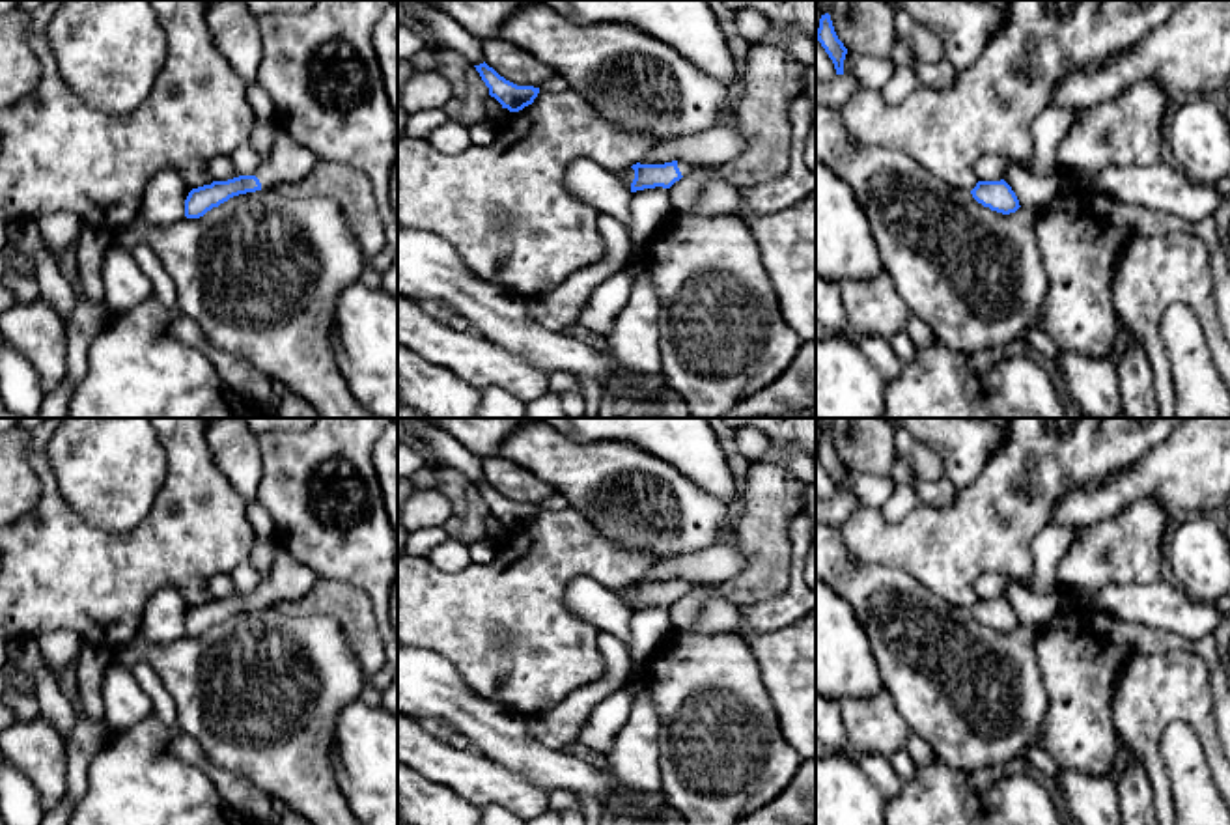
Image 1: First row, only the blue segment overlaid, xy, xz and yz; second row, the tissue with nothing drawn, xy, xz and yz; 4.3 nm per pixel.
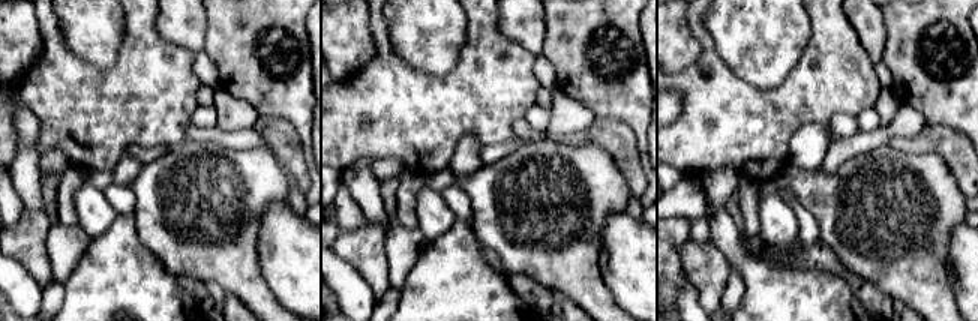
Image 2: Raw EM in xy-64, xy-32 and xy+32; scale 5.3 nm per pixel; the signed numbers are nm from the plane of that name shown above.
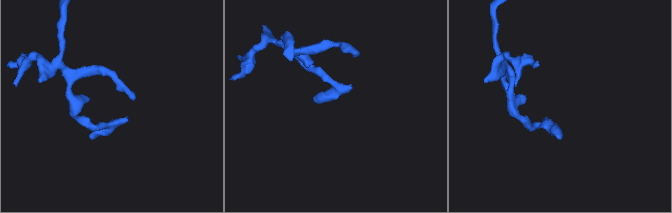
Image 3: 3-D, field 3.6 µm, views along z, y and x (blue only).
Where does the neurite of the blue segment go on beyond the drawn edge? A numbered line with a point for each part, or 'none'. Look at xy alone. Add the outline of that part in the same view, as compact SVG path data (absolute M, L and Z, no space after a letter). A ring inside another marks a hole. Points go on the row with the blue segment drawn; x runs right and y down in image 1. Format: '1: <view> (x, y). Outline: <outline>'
1: xy (288, 161). Outline: M276 131L271 153L254 175L259 179L261 190L265 190L280 183L301 183L317 162L314 151L289 134Z

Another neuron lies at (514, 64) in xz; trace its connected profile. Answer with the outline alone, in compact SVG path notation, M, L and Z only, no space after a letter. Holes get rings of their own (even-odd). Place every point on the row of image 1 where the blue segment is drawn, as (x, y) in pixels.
M498 35L485 37L482 43L485 63L517 86L539 88L554 75L549 65Z

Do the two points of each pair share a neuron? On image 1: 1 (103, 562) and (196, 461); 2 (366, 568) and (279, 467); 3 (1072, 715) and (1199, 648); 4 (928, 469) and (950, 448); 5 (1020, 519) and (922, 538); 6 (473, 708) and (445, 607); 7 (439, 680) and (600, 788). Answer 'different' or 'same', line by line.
1: same
2: same
3: same
4: different
5: same
6: different
7: same

